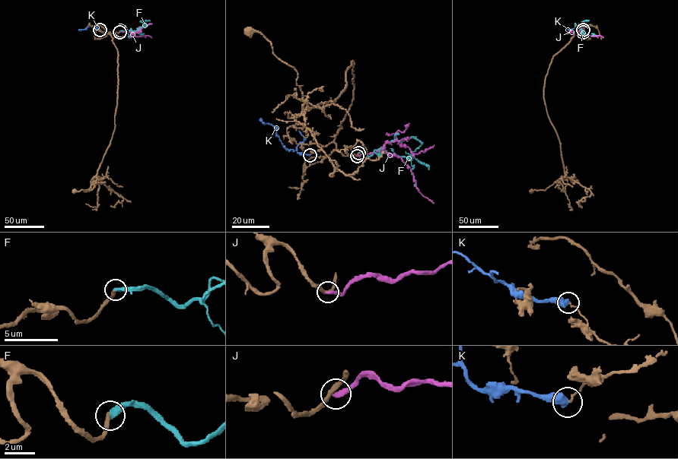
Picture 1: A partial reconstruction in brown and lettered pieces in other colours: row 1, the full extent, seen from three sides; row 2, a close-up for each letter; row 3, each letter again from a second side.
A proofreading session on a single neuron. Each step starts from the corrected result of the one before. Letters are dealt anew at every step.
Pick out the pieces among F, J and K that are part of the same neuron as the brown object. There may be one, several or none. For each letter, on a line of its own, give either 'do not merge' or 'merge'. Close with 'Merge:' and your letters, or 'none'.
F: merge
J: do not merge
K: do not merge
Merge: F

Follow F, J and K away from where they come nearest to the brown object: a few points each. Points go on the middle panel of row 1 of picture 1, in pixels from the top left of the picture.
F: (358, 153), (363, 151), (370, 156), (387, 143), (414, 137), (421, 144), (411, 156), (422, 163), (429, 169)
J: (357, 156), (383, 150), (399, 156), (410, 168), (418, 190), (434, 204)
K: (310, 155), (288, 150), (276, 134), (276, 129), (259, 119)

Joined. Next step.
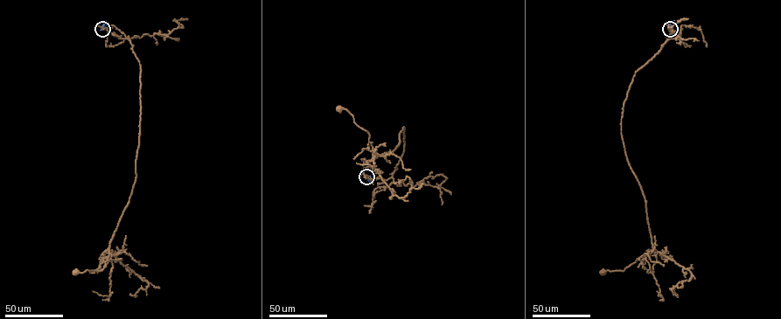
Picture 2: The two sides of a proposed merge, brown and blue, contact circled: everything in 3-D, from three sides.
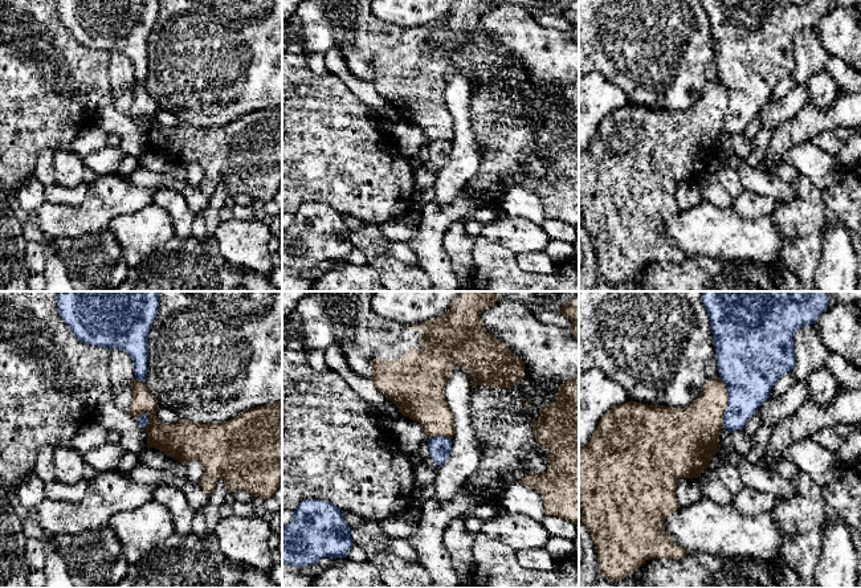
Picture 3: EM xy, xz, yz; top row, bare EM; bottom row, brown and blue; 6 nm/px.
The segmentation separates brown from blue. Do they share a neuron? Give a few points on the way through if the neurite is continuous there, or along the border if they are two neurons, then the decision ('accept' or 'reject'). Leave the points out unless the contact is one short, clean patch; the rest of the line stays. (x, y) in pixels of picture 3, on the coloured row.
border along yz (719, 376), (727, 392), (723, 427); reject

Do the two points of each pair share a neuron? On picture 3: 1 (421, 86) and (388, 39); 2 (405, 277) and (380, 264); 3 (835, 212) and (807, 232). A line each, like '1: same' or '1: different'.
1: same
2: same
3: different

